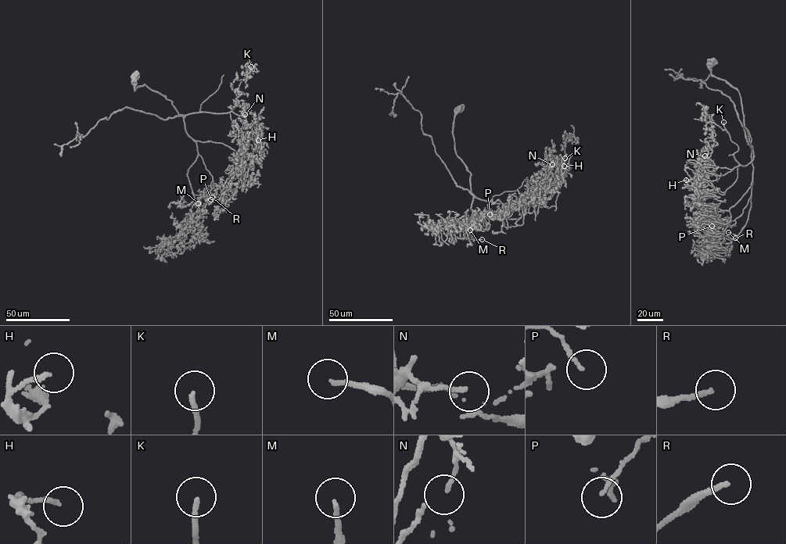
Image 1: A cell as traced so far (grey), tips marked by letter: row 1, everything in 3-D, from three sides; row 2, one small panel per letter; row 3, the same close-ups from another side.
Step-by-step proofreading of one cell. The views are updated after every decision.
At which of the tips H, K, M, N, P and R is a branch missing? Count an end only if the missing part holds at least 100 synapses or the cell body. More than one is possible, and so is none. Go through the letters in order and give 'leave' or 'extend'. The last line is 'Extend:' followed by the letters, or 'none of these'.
H: leave
K: extend
M: extend
N: leave
P: leave
R: extend
Extend: K, M, R

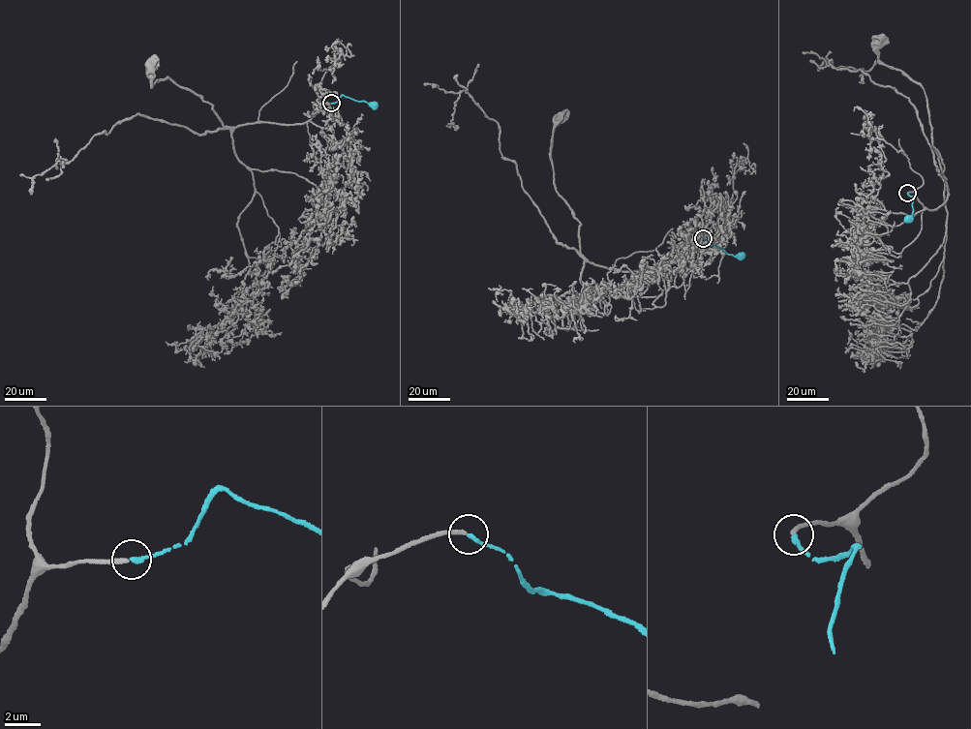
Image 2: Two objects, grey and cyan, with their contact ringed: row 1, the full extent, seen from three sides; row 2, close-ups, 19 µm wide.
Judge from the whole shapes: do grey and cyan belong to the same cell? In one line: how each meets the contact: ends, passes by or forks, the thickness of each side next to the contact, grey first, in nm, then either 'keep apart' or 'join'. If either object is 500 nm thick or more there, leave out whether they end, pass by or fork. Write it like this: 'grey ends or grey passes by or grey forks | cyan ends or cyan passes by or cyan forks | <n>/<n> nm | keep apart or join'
grey ends | cyan ends | 220/240 nm | keep apart

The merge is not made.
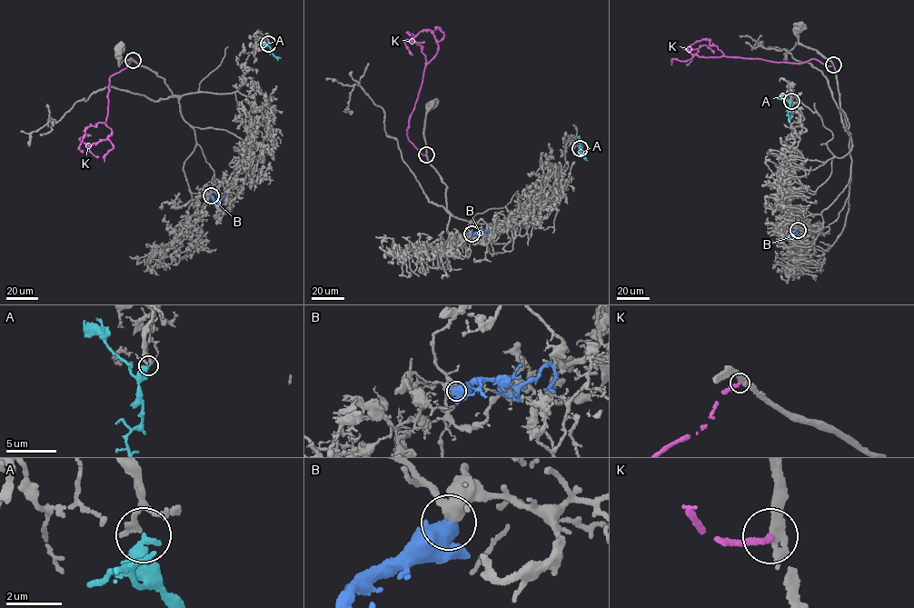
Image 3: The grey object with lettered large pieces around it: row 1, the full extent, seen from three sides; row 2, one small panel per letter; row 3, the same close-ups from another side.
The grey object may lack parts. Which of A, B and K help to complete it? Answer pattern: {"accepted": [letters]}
{"accepted": ["A"]}

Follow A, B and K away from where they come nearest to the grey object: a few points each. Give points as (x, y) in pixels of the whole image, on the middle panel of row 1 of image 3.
A: (580, 148), (580, 153), (587, 160)
B: (471, 234), (486, 230), (487, 234)
K: (426, 154), (408, 139), (406, 130), (424, 66), (438, 47), (431, 31), (421, 31), (405, 41), (412, 55)

